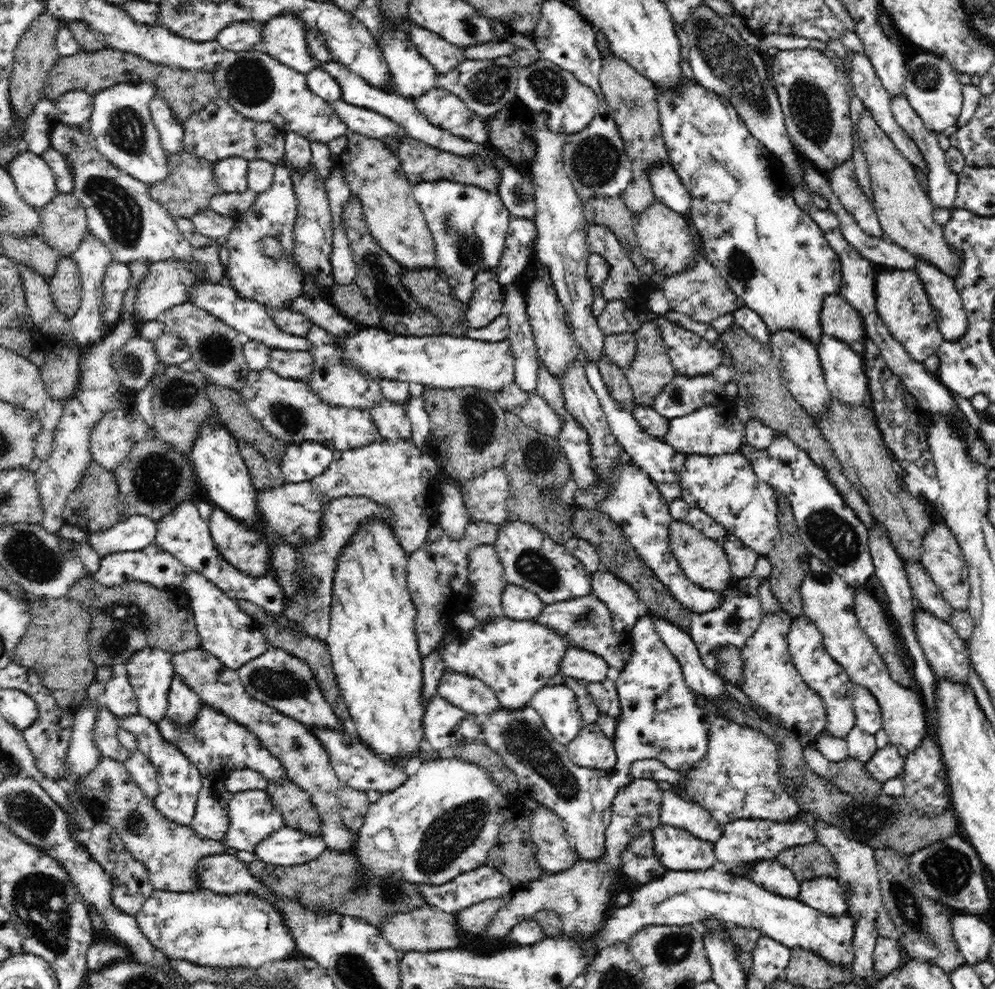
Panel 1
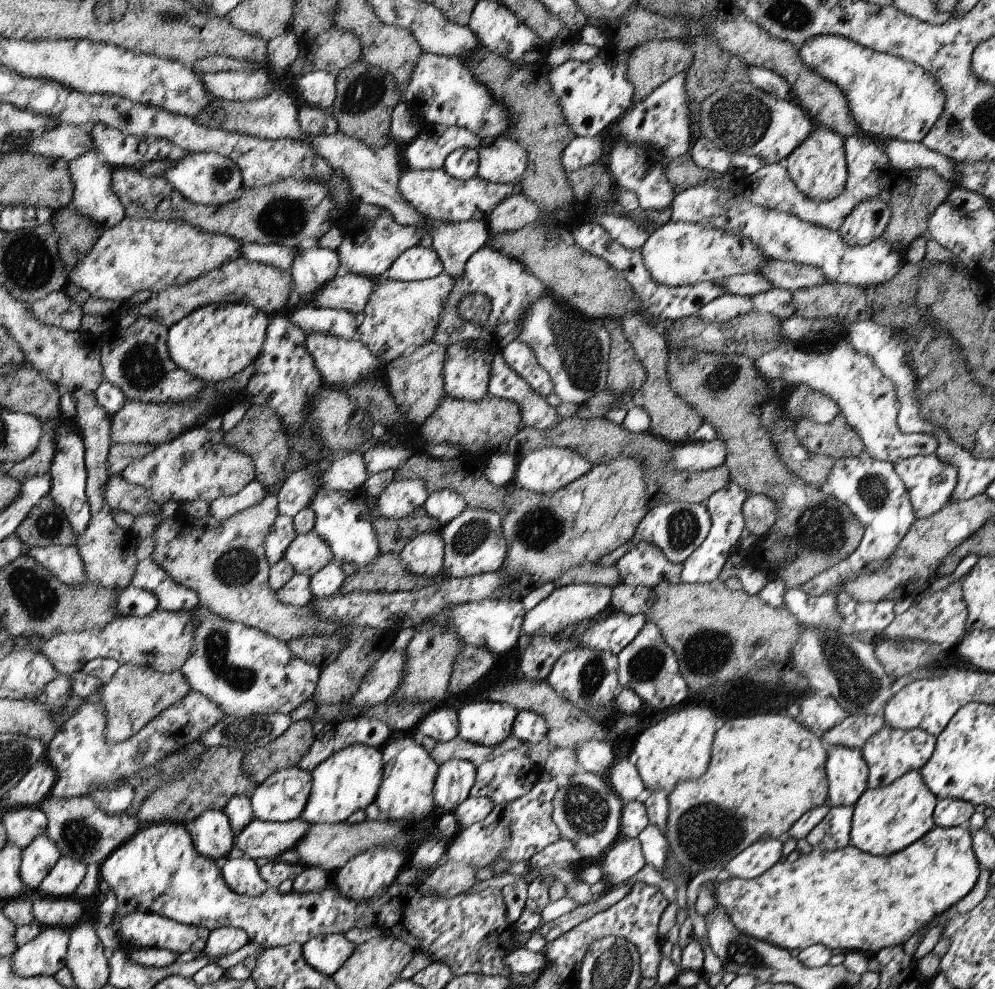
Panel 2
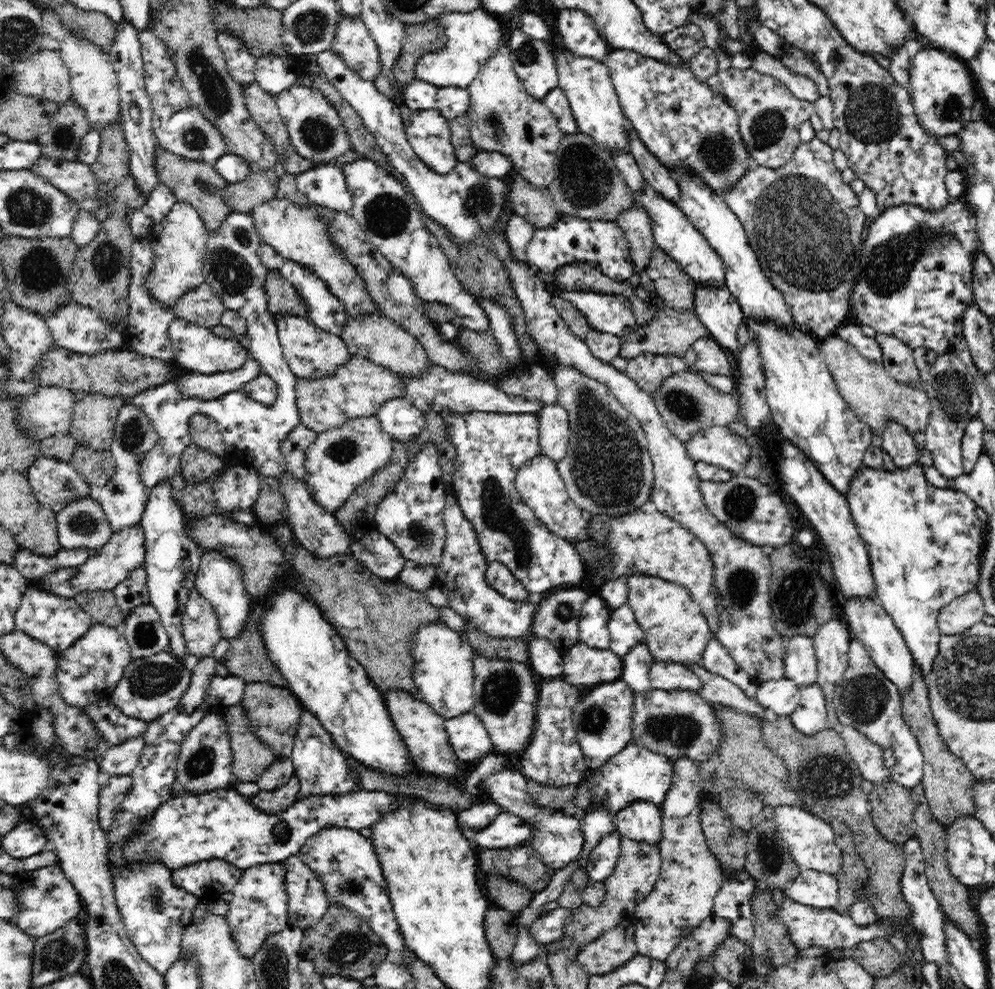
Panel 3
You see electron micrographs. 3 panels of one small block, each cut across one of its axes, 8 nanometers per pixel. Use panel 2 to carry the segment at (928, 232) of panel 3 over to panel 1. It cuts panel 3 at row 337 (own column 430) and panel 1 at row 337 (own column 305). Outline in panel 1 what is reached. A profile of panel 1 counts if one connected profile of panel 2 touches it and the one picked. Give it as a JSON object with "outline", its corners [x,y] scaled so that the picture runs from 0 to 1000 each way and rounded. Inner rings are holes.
{"outline":[[[887,272],[880,280],[880,313],[894,338],[911,352],[919,365],[929,366],[941,359],[947,337],[943,333],[940,315],[930,296],[928,285],[919,273]]]}

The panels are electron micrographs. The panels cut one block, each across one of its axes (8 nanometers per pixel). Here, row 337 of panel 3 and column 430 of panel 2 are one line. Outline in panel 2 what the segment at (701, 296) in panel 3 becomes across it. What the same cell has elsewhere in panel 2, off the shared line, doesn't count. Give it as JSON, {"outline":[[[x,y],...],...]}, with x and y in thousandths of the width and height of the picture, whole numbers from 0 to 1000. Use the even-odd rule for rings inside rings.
{"outline":[[[449,711],[441,712],[437,715],[417,739],[422,739],[432,746],[436,746],[439,751],[452,750],[460,745],[460,722],[458,716],[452,716]]]}

